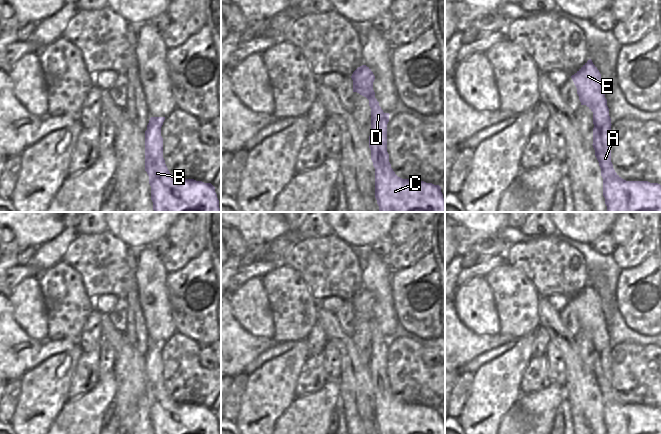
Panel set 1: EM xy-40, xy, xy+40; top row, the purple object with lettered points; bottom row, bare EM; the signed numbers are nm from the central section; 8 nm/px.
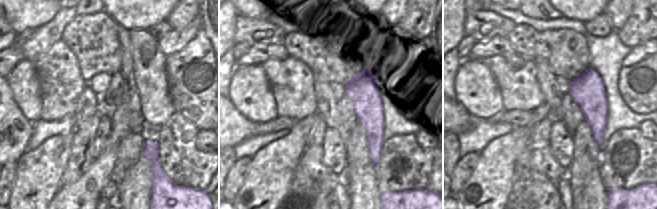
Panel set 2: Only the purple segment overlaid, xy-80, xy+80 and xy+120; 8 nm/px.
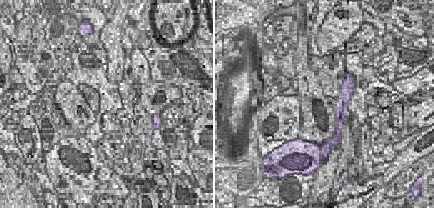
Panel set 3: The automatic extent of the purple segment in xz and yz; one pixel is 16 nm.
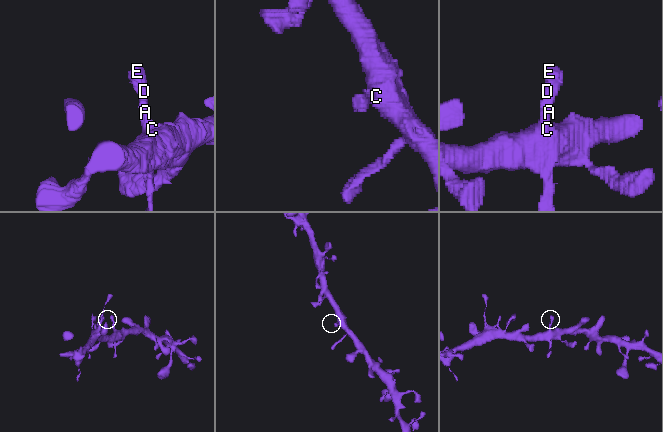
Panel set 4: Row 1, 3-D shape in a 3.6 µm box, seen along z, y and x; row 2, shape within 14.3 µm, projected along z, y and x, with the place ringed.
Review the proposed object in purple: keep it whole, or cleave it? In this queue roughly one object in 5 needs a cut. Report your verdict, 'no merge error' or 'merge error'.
no merge error

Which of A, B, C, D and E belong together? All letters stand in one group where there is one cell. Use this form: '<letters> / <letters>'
A B C D E

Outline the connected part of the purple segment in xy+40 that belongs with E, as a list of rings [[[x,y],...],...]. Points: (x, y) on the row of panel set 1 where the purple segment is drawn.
[[[589,59],[571,76],[581,105],[586,105],[593,112],[593,148],[601,168],[603,178],[603,196],[607,212],[661,212],[661,185],[648,181],[626,181],[614,170],[611,162],[611,118],[607,99],[601,84],[601,74]]]

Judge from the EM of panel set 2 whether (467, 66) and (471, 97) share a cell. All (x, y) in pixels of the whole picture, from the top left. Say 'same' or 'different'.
same

